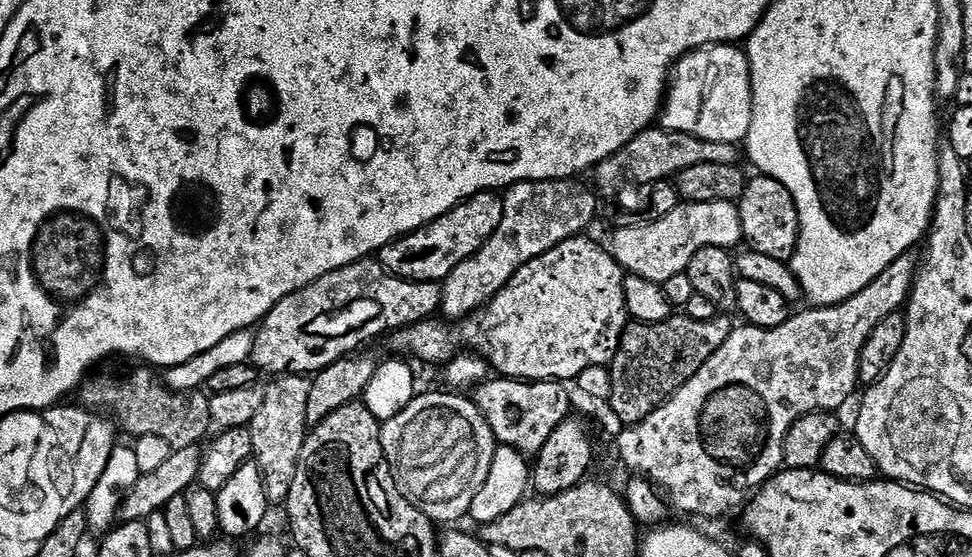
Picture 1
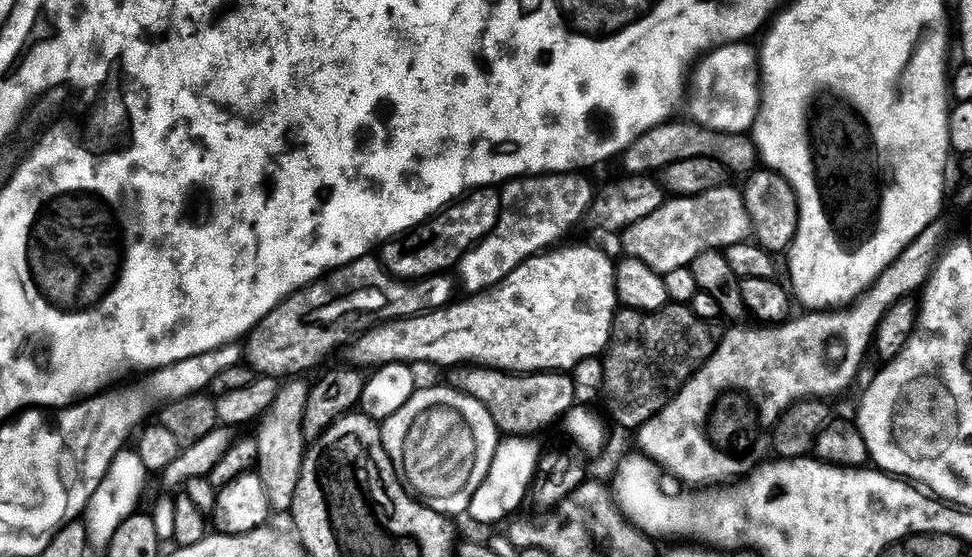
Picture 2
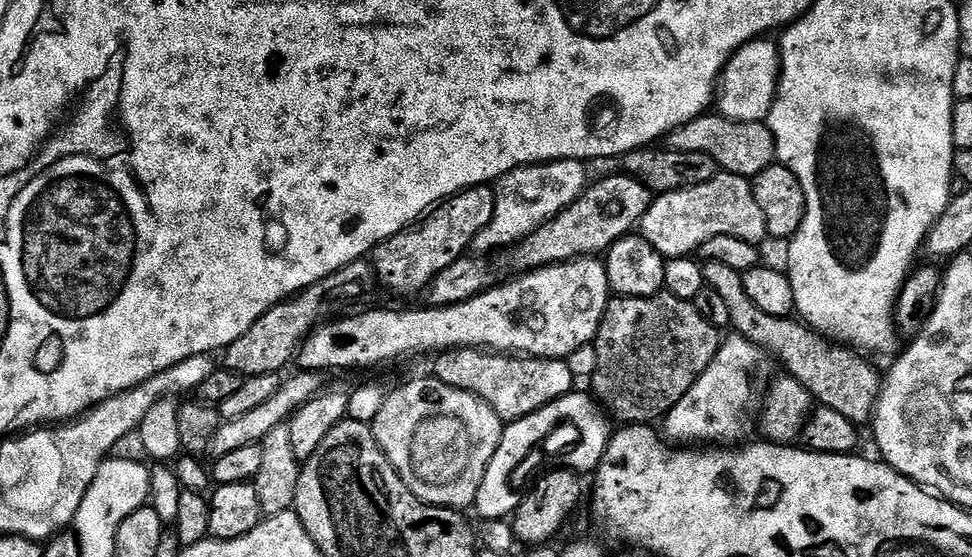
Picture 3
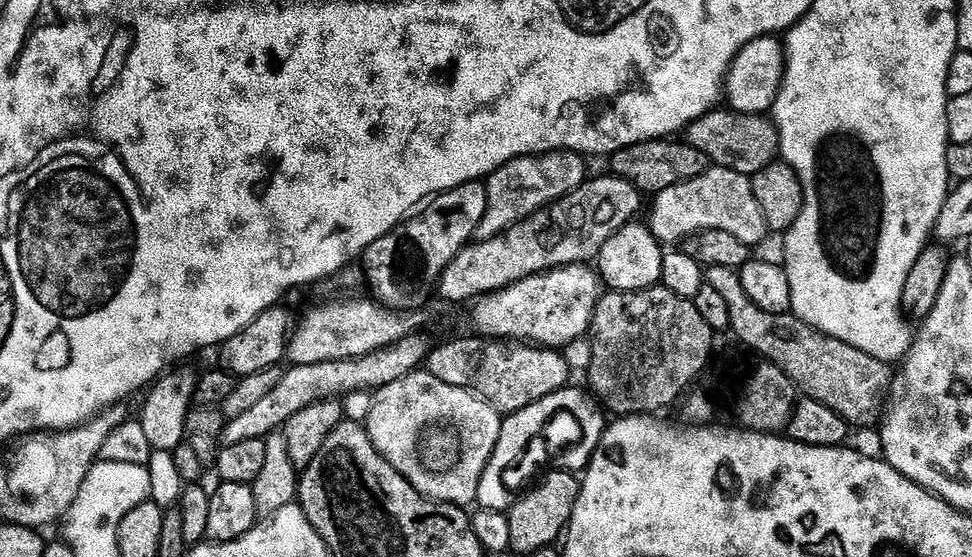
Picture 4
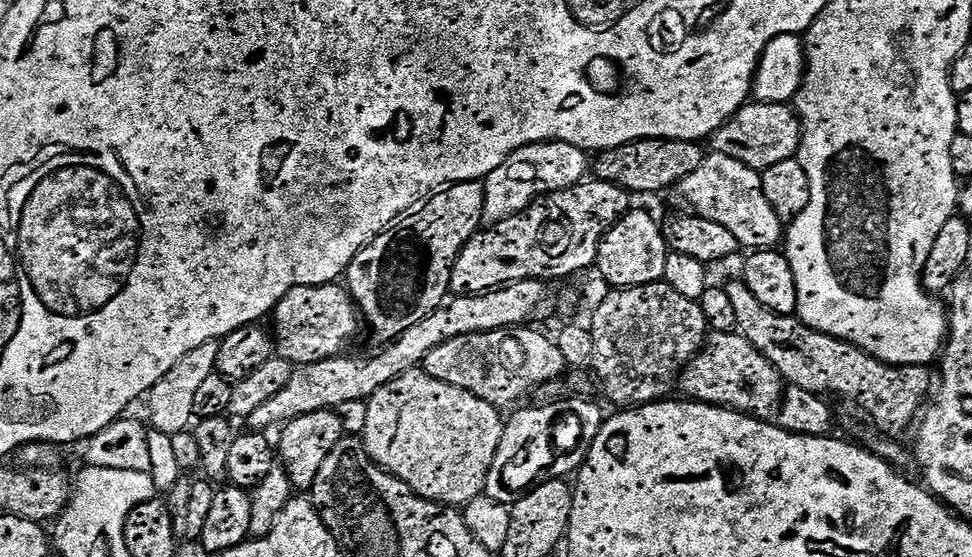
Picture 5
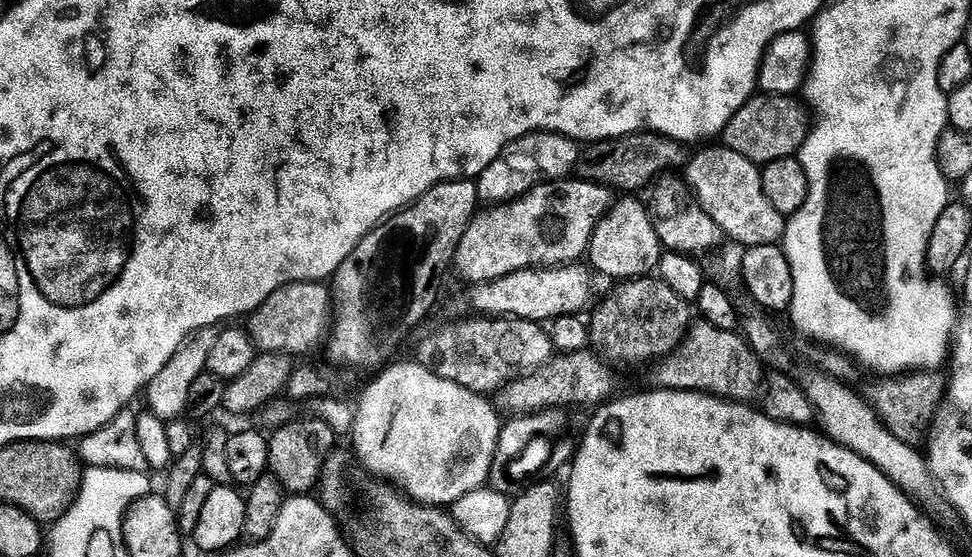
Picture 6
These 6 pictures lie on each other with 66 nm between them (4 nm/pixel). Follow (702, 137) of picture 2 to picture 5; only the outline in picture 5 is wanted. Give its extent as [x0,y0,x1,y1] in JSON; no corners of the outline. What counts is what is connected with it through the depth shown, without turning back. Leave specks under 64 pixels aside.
[710,102,801,170]

